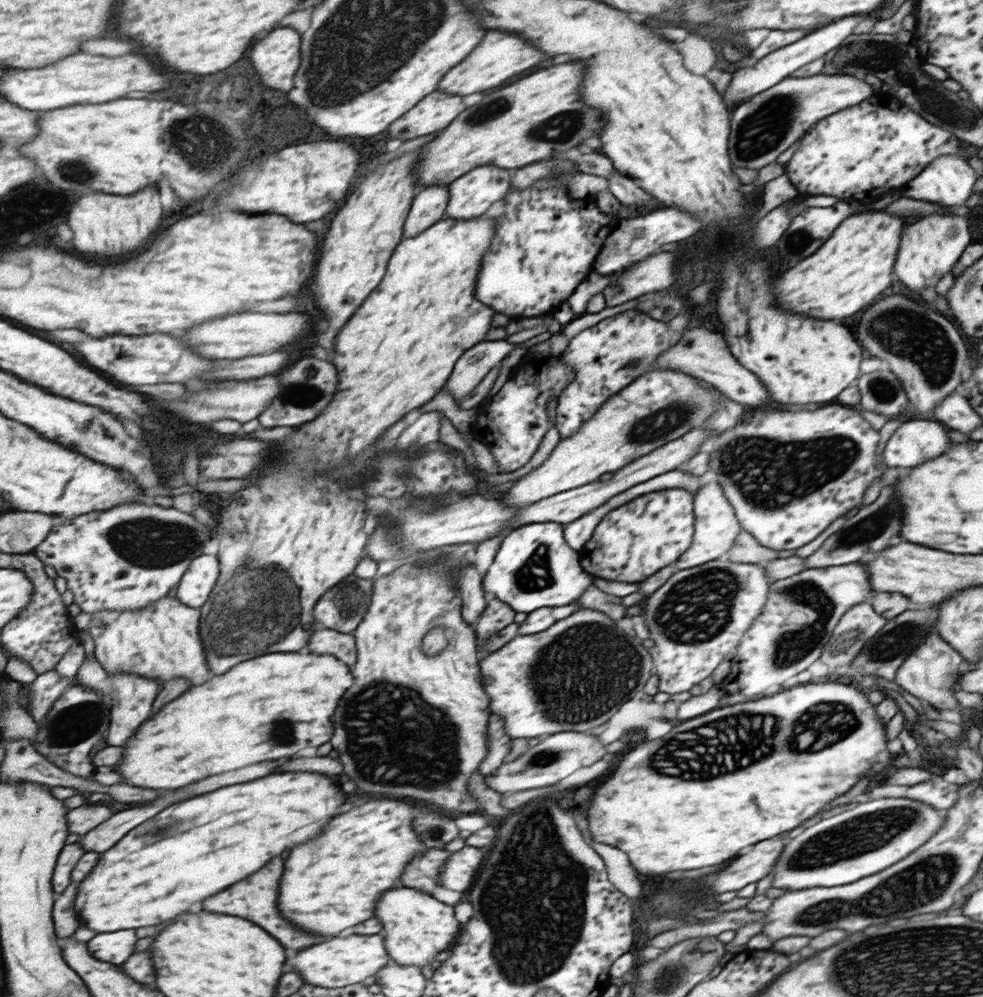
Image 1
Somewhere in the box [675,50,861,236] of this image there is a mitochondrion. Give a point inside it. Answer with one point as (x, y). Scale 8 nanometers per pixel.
(766, 127)

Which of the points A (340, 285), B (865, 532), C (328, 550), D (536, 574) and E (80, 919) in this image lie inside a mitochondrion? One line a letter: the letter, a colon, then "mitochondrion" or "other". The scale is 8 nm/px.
A: other
B: mitochondrion
C: other
D: mitochondrion
E: other

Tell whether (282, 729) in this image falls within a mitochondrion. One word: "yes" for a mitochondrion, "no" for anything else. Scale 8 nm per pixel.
yes

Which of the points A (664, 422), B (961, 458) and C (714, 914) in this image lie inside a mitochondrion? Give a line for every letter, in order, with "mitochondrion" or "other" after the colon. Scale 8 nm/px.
A: mitochondrion
B: other
C: other

